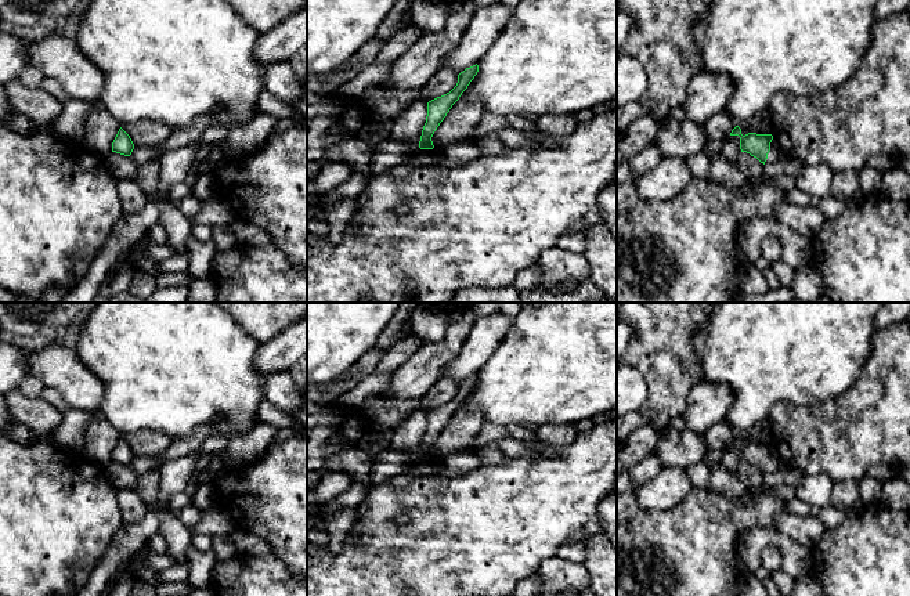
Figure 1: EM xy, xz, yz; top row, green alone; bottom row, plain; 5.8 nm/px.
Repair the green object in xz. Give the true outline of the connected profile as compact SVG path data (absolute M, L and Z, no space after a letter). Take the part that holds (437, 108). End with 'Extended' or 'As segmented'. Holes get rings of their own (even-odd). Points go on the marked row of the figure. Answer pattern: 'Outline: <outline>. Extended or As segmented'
Outline: M477 64L470 68L466 68L463 72L458 75L458 83L449 93L427 102L426 123L423 126L420 141L419 141L420 149L434 148L431 141L434 131L444 120L444 118L447 116L452 105L459 100L462 93L467 89L467 86L474 79L477 72L479 72Z. As segmented

